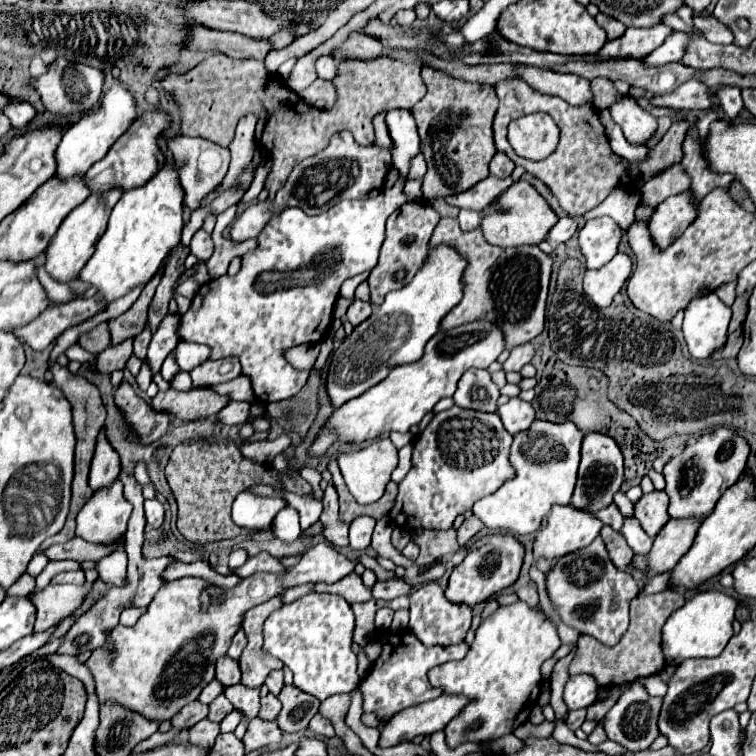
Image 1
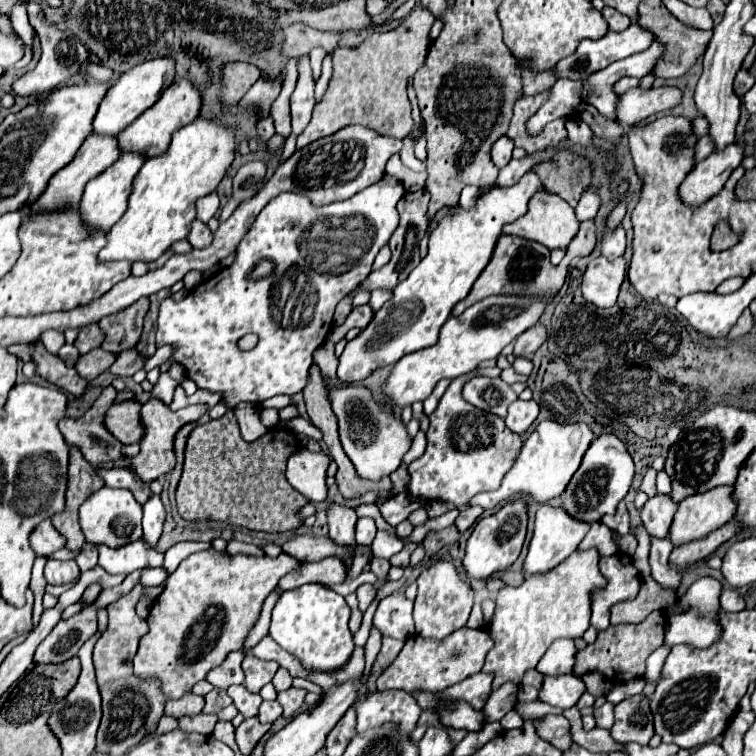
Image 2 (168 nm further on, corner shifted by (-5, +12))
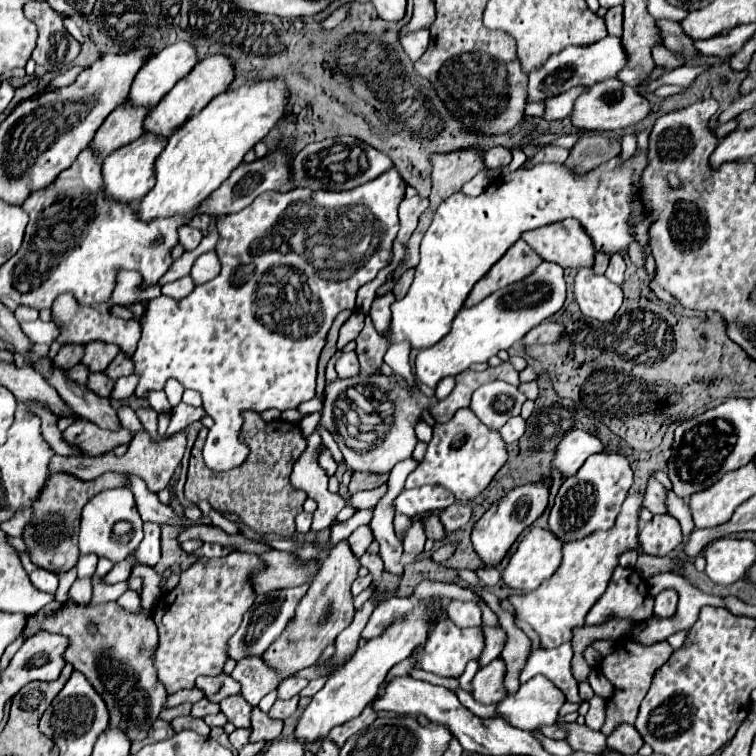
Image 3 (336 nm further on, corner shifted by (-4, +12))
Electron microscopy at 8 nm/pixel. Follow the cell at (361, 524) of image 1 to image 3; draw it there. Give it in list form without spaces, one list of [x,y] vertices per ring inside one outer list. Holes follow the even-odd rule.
[[[359,526],[347,540],[349,540],[349,546],[351,546],[353,554],[357,558],[361,558],[365,554],[367,546],[373,542],[373,532],[371,532],[369,526]]]

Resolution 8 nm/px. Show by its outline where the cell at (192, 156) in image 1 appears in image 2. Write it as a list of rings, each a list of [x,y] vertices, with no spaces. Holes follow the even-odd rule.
[[[212,192],[212,196],[204,196],[204,200],[196,202],[196,218],[202,222],[208,222],[216,212],[218,212],[218,196],[216,192]]]

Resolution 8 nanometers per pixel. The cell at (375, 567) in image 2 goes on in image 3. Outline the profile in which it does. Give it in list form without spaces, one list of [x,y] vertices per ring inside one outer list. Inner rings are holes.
[[[363,554],[359,558],[359,562],[361,562],[361,566],[365,566],[371,572],[375,582],[381,578],[381,574],[383,574],[383,560],[381,560],[379,554]]]

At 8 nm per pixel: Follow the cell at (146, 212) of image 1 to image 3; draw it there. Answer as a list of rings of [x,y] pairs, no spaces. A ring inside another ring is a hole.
[[[279,78],[245,84],[233,92],[215,96],[197,116],[187,120],[167,140],[165,150],[155,160],[157,182],[141,198],[135,214],[143,222],[191,214],[211,192],[215,192],[225,182],[225,178],[229,178],[249,148],[253,148],[283,116],[287,94],[289,92]]]

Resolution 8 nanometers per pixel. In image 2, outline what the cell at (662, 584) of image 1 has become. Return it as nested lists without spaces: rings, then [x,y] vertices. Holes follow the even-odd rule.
[[[732,520],[732,522],[724,524],[722,528],[710,532],[708,536],[704,536],[700,540],[694,540],[694,542],[688,542],[688,544],[682,544],[682,546],[674,546],[672,552],[670,552],[670,564],[678,566],[678,568],[692,566],[698,560],[708,558],[720,544],[728,542],[738,532],[740,532],[740,522]]]

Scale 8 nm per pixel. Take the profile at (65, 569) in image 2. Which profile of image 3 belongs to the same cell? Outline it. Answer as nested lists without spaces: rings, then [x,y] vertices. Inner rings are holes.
[[[35,570],[29,574],[31,582],[35,588],[43,590],[43,592],[55,592],[57,586],[59,586],[59,578],[53,574],[53,572],[47,572],[47,570]]]

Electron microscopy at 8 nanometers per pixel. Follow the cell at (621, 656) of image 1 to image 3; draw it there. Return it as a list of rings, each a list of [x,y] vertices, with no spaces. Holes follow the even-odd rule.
[[[625,638],[625,640],[617,642],[615,650],[601,660],[601,666],[599,666],[601,672],[615,686],[615,694],[607,700],[607,720],[605,720],[603,728],[601,728],[601,732],[605,736],[615,726],[619,726],[623,722],[629,722],[629,724],[635,722],[637,712],[639,712],[639,704],[645,698],[645,694],[647,694],[647,688],[651,684],[651,678],[653,678],[655,670],[667,662],[671,652],[673,652],[673,648],[667,642],[657,642],[657,644],[645,646],[645,644],[635,642],[633,638]]]

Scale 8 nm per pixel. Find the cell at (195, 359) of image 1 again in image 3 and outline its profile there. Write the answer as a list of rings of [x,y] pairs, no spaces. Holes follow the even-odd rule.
[[[129,374],[129,376],[121,376],[111,392],[111,398],[115,400],[125,400],[127,396],[131,396],[135,392],[135,384],[139,382],[139,376],[135,374]]]

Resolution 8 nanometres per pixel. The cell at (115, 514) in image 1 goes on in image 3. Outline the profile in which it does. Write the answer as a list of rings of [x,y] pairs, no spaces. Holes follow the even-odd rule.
[[[127,488],[103,490],[91,502],[85,504],[81,514],[81,532],[79,532],[81,554],[97,554],[113,562],[121,562],[127,554],[137,550],[141,540],[143,540],[143,520],[137,512],[131,490]]]

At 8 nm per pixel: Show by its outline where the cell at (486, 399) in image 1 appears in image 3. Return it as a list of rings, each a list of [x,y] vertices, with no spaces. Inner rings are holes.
[[[495,380],[481,384],[471,398],[471,410],[477,414],[477,418],[493,428],[499,430],[509,418],[517,416],[521,412],[521,406],[525,402],[525,394],[519,392],[515,386]]]

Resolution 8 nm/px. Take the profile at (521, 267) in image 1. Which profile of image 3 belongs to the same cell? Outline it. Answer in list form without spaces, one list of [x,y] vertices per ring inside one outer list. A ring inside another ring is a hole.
[[[517,240],[505,254],[503,260],[495,262],[491,266],[491,272],[487,272],[469,292],[465,300],[465,308],[471,308],[479,304],[483,298],[493,294],[495,290],[501,290],[509,284],[515,284],[523,278],[527,278],[535,268],[543,262],[543,258],[523,240]]]

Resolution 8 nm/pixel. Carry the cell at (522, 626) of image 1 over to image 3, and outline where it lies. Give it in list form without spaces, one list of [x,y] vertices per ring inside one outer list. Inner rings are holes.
[[[627,496],[623,506],[621,506],[621,512],[617,516],[617,522],[611,530],[599,530],[599,532],[593,532],[591,536],[585,536],[583,540],[575,540],[575,542],[567,542],[563,546],[563,558],[565,562],[561,562],[561,566],[557,568],[557,572],[547,580],[543,582],[537,590],[533,592],[523,592],[523,594],[511,594],[509,596],[509,602],[513,604],[515,608],[515,618],[517,620],[523,620],[527,624],[533,626],[533,630],[539,634],[541,638],[541,648],[547,648],[547,646],[559,646],[563,642],[571,642],[571,630],[573,628],[579,628],[585,624],[585,614],[591,610],[591,606],[603,596],[607,584],[609,584],[609,578],[611,578],[611,572],[613,568],[617,566],[617,556],[621,552],[625,552],[627,548],[637,548],[637,520],[639,520],[639,508],[641,508],[641,496]]]

